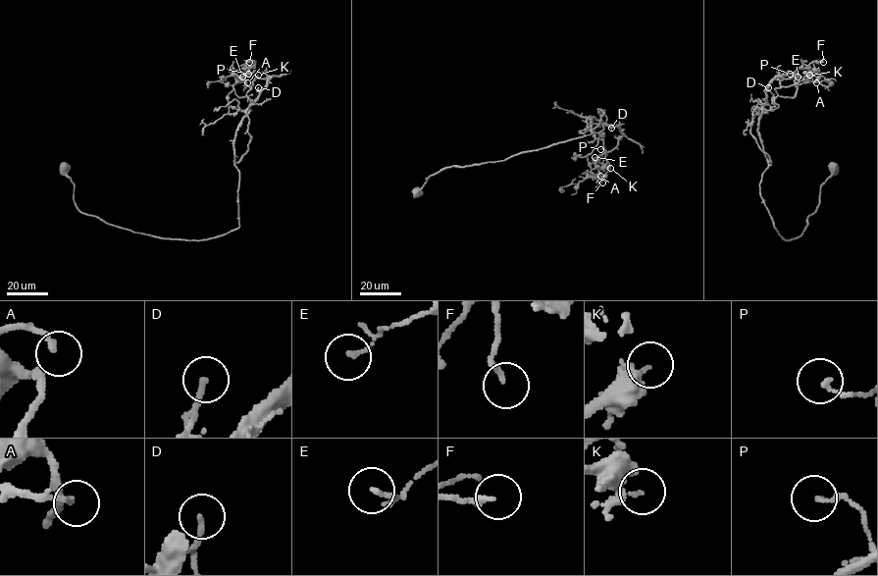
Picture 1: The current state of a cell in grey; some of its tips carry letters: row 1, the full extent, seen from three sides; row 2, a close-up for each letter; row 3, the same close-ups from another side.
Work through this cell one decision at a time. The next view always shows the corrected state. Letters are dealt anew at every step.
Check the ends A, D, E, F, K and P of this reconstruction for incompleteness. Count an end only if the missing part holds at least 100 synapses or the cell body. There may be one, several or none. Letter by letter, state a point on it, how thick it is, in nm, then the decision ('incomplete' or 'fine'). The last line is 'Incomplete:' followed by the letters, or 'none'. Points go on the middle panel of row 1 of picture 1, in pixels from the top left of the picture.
A: at (600, 176); 190 nm thick; fine
D: at (611, 128); 190 nm thick; fine
E: at (594, 157); 140 nm thick; fine
F: at (602, 183); 190 nm thick; fine
K: at (610, 168); 140 nm thick; incomplete
P: at (600, 149); 160 nm thick; fine
Incomplete: K

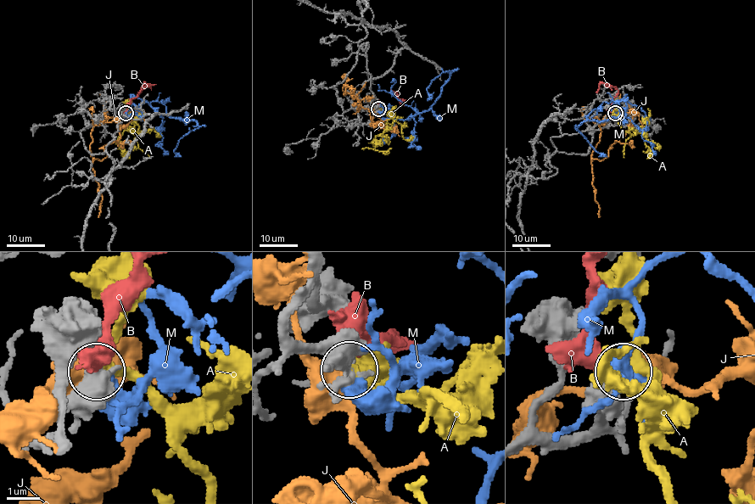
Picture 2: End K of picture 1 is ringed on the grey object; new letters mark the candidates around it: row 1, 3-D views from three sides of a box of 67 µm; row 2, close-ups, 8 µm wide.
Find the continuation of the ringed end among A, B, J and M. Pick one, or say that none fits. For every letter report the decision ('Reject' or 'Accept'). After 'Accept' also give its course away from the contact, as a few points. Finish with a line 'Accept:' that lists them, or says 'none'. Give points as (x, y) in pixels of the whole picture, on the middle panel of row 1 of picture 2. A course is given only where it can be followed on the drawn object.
A: Accept. Its course: (377, 109), (388, 112), (393, 123), (371, 141), (376, 149), (391, 148)
B: Reject
J: Reject
M: Reject
Accept: A

